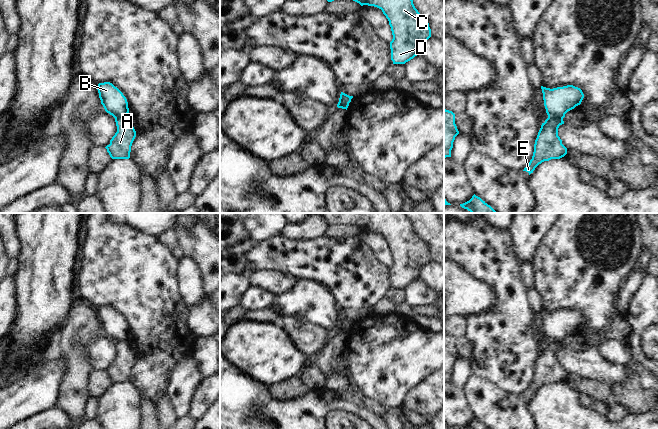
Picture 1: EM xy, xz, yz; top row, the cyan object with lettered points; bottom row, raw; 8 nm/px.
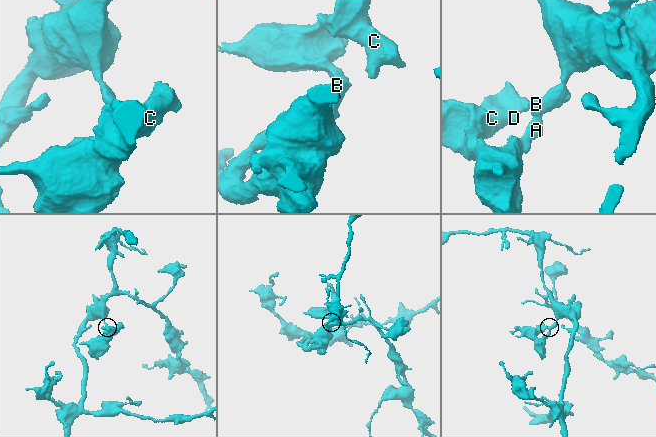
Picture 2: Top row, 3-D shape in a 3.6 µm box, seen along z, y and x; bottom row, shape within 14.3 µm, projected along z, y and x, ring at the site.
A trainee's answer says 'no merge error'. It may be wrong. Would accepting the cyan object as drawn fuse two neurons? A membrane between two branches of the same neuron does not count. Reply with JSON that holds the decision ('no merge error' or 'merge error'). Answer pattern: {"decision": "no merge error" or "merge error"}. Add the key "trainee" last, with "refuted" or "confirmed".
{"decision": "merge error", "trainee": "refuted"}

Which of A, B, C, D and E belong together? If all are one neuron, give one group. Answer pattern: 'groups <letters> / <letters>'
groups A C D E / B

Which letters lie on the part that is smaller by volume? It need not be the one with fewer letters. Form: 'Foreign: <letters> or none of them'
Foreign: A, C, D, E

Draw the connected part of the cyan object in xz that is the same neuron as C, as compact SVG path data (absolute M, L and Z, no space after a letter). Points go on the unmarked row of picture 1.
M312 213L318 214L328 226L334 224L353 224L361 230L374 230L382 234L389 245L393 263L390 266L393 288L405 288L420 277L421 269L431 261L427 243L413 228L406 213Z

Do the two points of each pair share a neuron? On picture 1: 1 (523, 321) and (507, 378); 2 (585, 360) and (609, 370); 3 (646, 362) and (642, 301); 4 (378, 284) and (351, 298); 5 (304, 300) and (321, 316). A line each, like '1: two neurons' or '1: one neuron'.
1: one neuron
2: one neuron
3: one neuron
4: one neuron
5: one neuron

